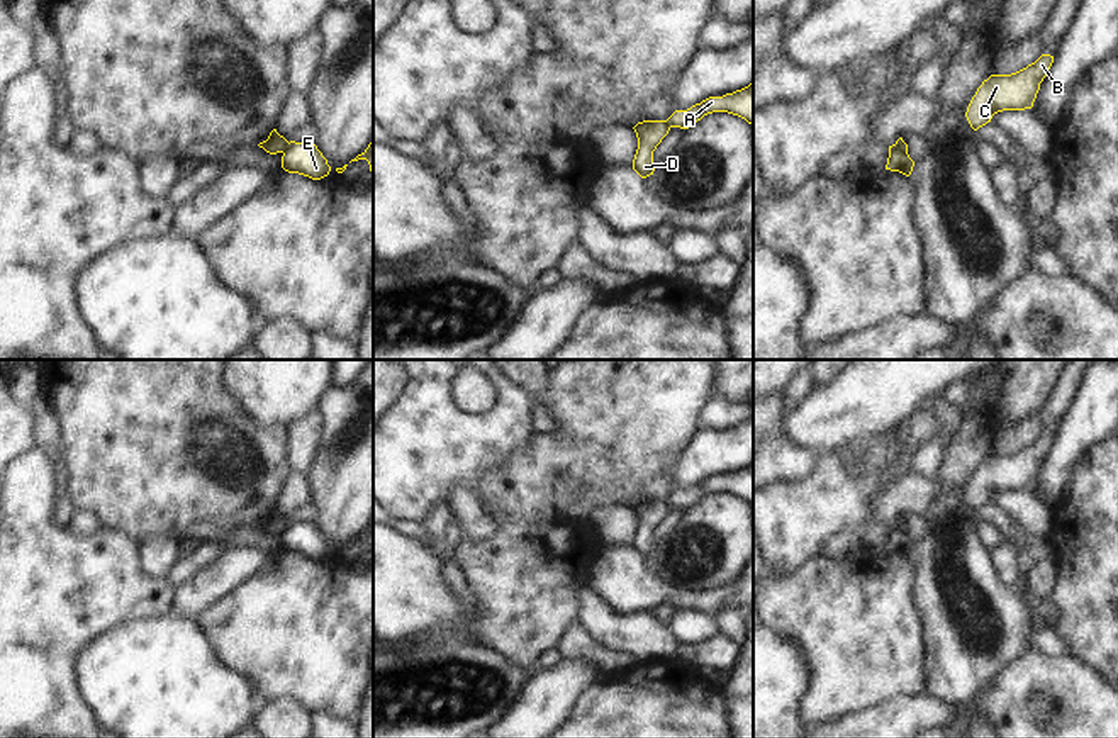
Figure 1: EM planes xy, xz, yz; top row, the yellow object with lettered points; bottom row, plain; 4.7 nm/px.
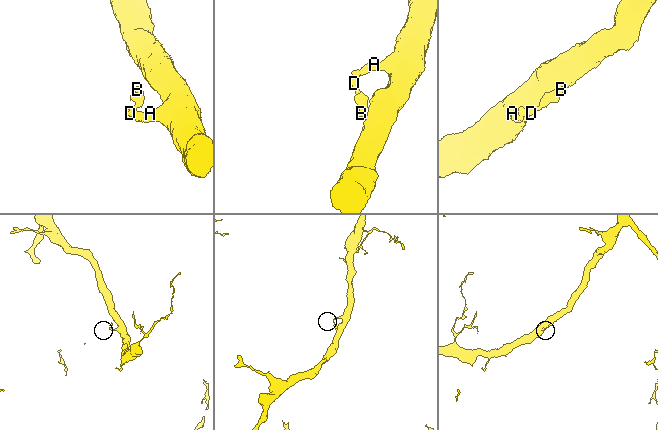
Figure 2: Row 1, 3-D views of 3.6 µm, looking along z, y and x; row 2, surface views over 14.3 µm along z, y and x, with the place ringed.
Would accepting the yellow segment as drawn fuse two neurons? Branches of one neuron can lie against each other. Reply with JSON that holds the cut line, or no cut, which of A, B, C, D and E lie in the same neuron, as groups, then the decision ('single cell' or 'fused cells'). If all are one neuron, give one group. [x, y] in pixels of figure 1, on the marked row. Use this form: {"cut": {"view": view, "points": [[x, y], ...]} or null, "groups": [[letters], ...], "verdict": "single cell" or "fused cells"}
{"cut": {"view": "xy", "points": [[289, 143], [282, 151]]}, "groups": [["A", "E"], ["B", "C", "D"]], "verdict": "fused cells"}

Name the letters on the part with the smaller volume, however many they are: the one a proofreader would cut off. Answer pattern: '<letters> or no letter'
B, C, D

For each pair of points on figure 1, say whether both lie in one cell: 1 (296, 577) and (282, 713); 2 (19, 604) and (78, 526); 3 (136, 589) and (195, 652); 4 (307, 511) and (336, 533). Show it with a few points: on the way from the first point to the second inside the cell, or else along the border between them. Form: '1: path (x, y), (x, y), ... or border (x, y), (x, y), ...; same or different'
1: border (260, 701), (296, 699), (311, 715); different
2: border (65, 526), (82, 536), (89, 536), (100, 528); different
3: border (165, 614), (126, 620), (122, 623); different
4: border (311, 501), (316, 511), (313, 521); different

